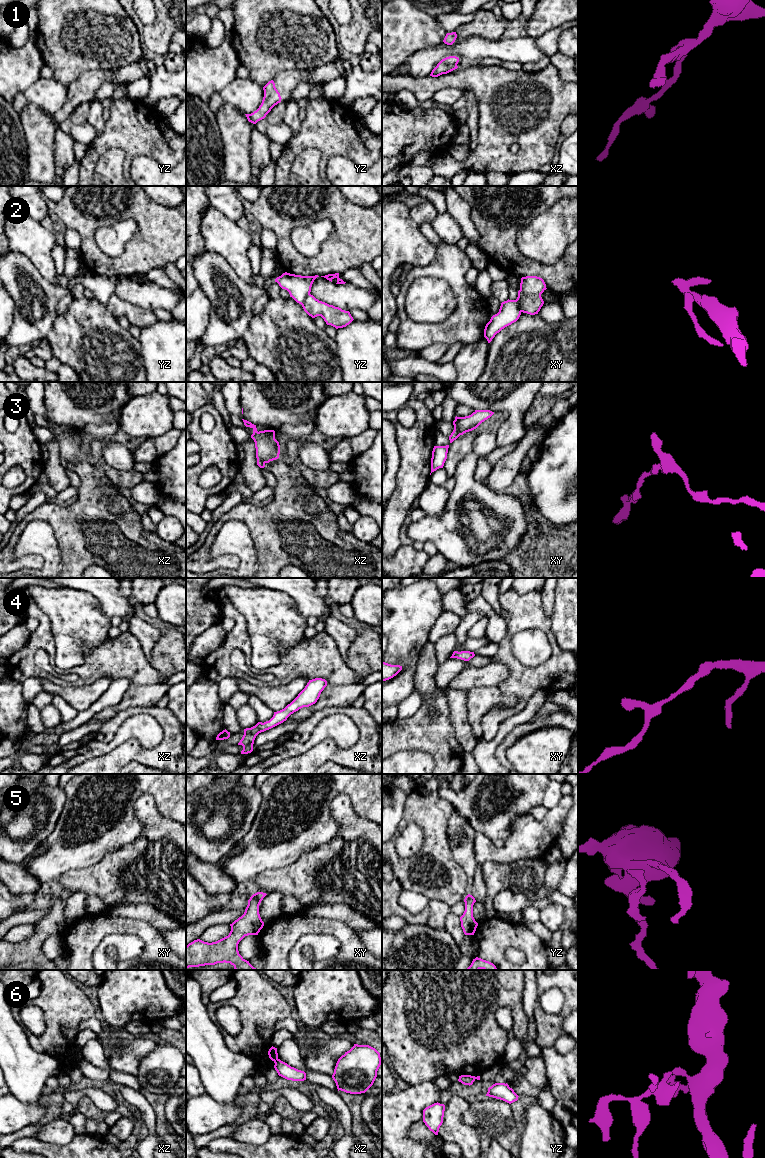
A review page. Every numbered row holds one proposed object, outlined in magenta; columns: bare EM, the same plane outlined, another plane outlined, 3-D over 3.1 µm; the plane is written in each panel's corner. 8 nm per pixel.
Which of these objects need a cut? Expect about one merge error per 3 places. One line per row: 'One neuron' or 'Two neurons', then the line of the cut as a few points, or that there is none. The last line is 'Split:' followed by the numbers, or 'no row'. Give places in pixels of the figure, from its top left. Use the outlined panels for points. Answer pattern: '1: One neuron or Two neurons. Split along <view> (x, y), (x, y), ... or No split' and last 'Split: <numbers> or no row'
1: One neuron. No split
2: One neuron. No split
3: Two neurons. Split along xy (454, 429), (460, 434)
4: One neuron. No split
5: One neuron. No split
6: Two neurons. Split along xz (277, 1058), (274, 1062)
Split: 3, 6

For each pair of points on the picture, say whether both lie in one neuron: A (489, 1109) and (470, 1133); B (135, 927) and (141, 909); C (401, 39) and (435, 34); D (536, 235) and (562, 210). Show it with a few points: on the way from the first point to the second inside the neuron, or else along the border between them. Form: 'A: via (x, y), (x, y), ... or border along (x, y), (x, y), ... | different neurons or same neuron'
A: border along (469, 1104), (463, 1114), (463, 1121), (476, 1129) | different neurons
B: border along (115, 916), (145, 920), (158, 931) | different neurons
C: via (409, 34), (427, 34) | same neuron
D: via (542, 230), (556, 216) | same neuron

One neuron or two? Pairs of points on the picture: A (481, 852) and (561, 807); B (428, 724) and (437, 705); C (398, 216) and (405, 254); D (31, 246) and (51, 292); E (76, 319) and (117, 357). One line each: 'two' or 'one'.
A: one
B: one
C: one
D: two
E: one

